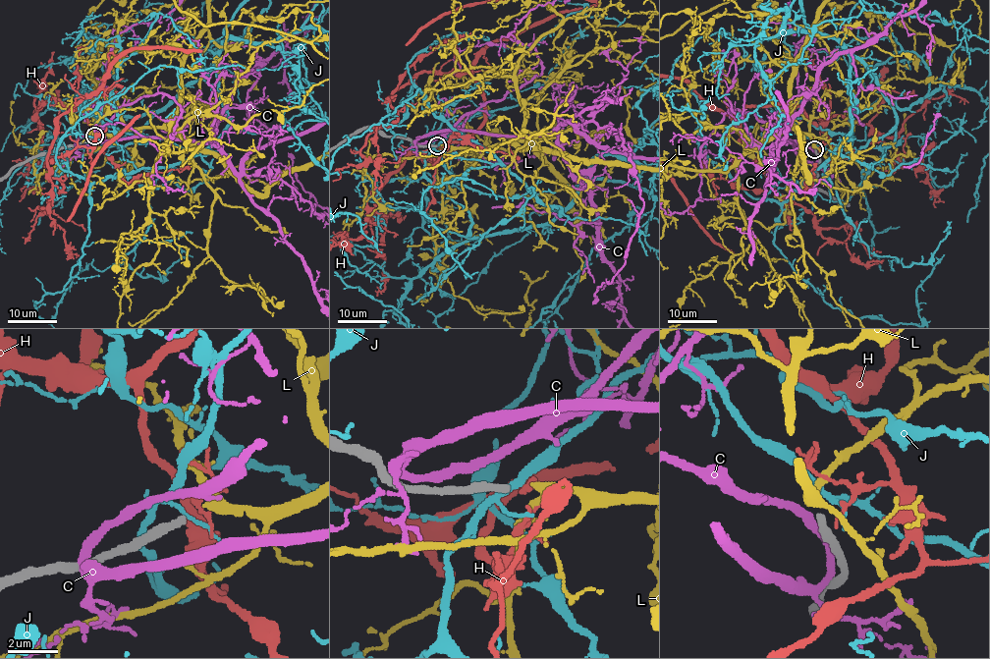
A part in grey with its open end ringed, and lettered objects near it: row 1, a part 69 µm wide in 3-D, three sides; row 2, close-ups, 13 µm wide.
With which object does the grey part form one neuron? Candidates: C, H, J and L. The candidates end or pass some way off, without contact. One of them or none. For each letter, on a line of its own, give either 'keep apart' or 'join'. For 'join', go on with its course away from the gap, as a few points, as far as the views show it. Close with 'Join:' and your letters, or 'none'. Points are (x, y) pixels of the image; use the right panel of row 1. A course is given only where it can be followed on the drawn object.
C: keep apart
H: keep apart
J: keep apart
L: join
Join: L

